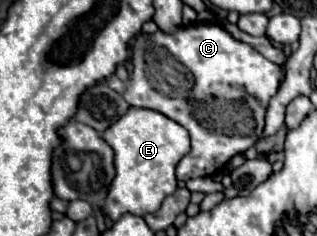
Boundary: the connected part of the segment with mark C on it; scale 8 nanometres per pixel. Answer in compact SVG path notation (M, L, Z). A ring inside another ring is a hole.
M190 24L174 34L138 34L132 62L134 72L126 86L124 100L130 106L162 112L190 132L192 154L186 154L176 166L176 178L184 182L198 176L216 176L232 156L246 152L258 142L268 100L276 94L282 78L280 66L266 60L250 44L232 38L218 24ZM170 56L176 58L176 62L170 62ZM188 88L192 88L190 94Z

